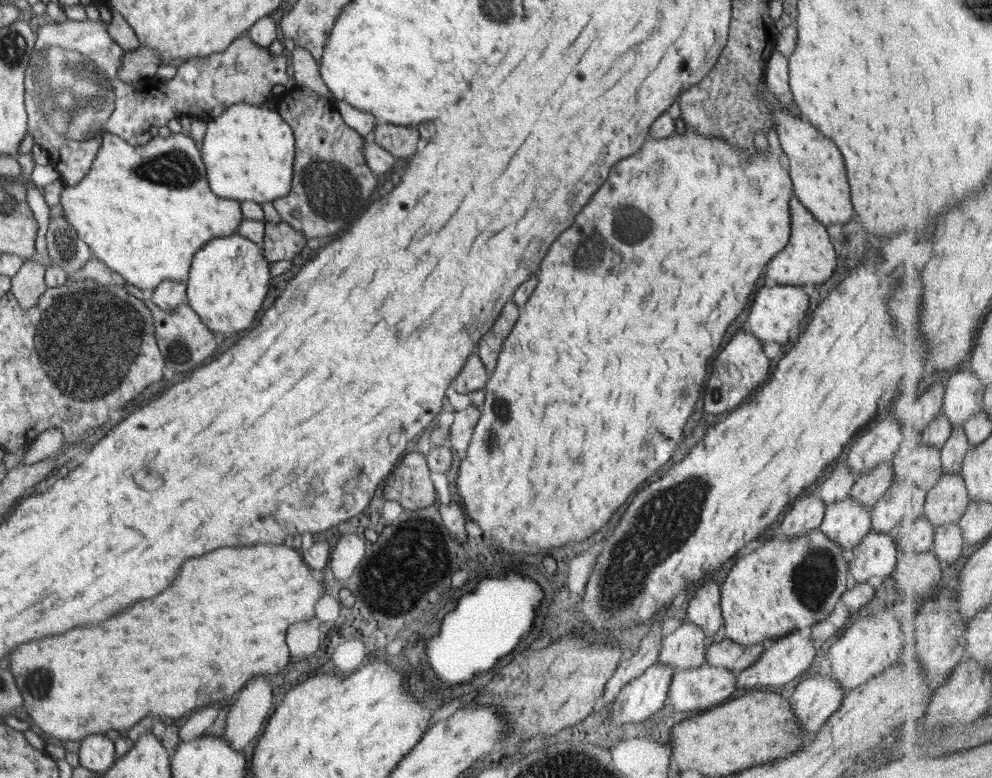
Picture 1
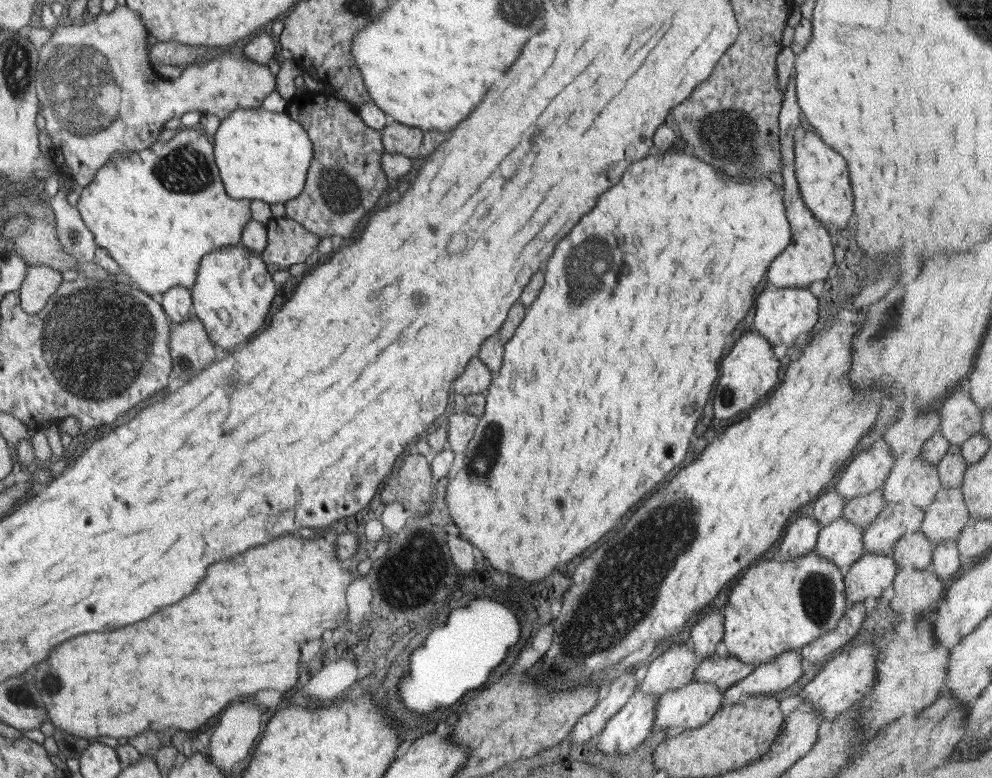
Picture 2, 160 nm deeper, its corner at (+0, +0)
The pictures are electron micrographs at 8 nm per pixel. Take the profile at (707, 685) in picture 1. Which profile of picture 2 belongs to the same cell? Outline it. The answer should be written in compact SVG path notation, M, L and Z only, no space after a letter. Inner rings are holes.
M692 680L682 688L667 690L657 700L653 729L666 731L666 738L678 735L682 731L698 729L706 724L723 706L723 691L709 682Z

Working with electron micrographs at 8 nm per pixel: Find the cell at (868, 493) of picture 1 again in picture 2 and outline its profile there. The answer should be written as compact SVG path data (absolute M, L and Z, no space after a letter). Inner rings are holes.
M877 488L870 494L857 496L846 502L843 517L856 526L866 527L881 513L881 510L887 506L883 497L883 489Z

